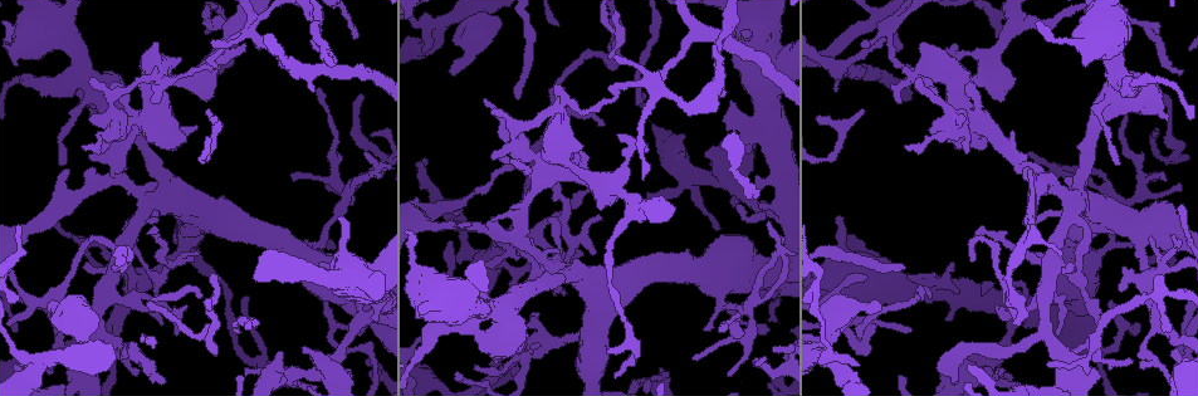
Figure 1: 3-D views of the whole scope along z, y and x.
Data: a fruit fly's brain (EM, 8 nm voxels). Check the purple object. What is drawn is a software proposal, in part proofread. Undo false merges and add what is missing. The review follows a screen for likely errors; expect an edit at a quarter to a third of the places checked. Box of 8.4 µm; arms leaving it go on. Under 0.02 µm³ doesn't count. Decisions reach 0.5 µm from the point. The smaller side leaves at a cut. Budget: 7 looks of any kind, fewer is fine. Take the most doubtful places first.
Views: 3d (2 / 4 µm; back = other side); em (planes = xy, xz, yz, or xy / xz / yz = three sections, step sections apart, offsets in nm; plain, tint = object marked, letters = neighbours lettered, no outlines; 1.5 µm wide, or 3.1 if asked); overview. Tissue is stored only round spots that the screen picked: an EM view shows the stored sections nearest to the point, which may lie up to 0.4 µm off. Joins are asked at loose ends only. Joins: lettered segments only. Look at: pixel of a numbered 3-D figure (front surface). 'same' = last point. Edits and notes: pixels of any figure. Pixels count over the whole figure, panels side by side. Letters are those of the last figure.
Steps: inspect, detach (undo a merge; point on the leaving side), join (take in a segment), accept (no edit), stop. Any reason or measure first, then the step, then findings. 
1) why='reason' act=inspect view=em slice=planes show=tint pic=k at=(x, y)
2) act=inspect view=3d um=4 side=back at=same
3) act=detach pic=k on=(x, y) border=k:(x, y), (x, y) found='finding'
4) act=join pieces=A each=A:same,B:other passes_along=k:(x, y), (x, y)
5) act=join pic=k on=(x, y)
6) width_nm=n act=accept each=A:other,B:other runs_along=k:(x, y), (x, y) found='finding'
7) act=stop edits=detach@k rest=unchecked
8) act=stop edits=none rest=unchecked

act=inspect view=em slice=xy step=8 show=plain pic=1 at=(600, 216)

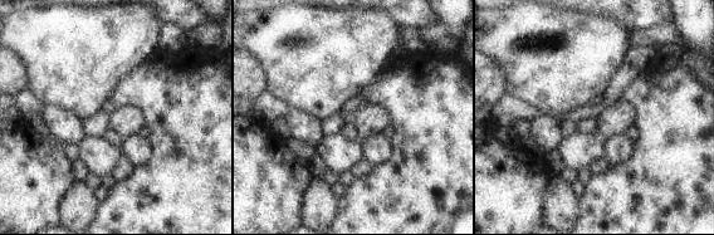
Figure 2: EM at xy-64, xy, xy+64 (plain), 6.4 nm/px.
act=inspect view=em slice=xy step=8 show=letters at=same

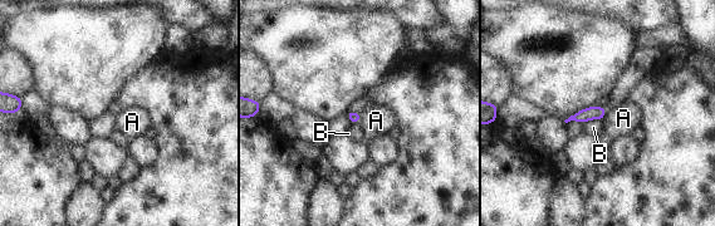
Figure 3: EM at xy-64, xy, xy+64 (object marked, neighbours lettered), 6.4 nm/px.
longest_contact=B:130nm act=accept each=A:other,B:other found='no lettered segment goes on from it'

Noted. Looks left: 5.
why='branch stops here' act=inspect view=em slice=planes show=letters pic=1 at=(1117, 163)

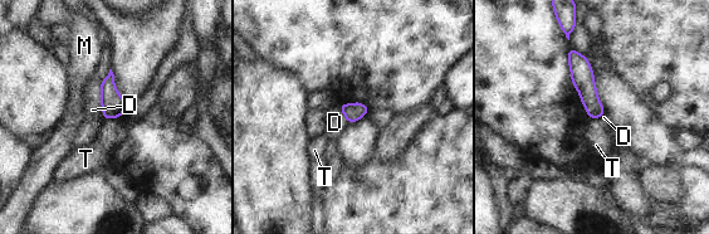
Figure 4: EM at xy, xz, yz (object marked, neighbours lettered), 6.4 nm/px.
act=accept each=D:other,M:other,T:other found='none of them fits'

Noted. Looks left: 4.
why='branch stops here' act=inspect view=3d um=4 pic=1 at=(174, 335)

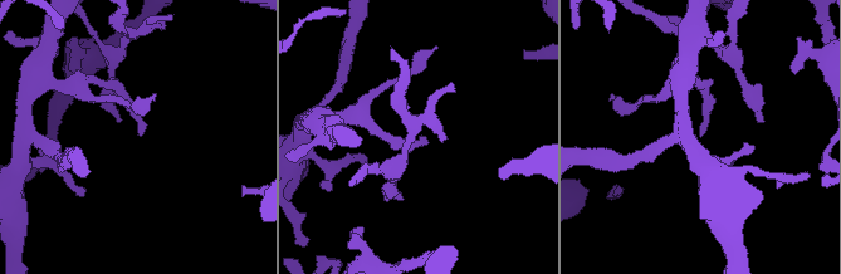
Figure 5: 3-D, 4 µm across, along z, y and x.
act=inspect view=em slice=xz step=4 show=letters pic=5 at=(700, 134)

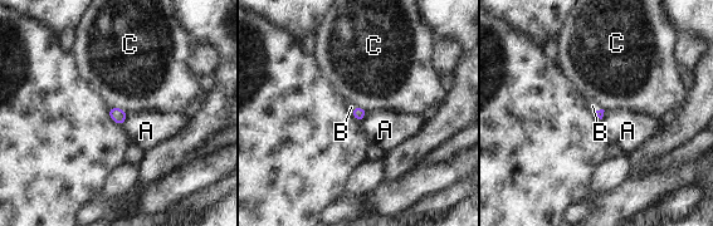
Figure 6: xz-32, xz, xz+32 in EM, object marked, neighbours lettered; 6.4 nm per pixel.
act=inspect view=em slice=planes show=letters at=same

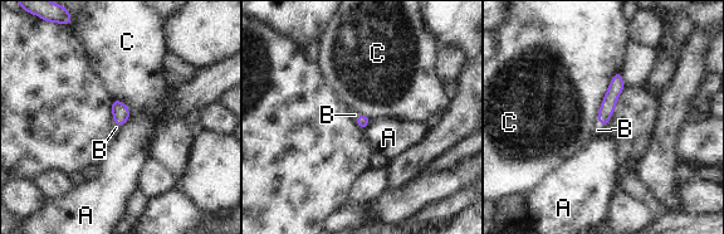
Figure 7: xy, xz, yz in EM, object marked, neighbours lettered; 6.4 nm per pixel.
act=join pieces=B each=A:other,B:same,C:other passes_along=7:(616, 87), (600, 122), (597, 130) found='the cell continues'

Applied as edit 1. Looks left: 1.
act=stop edits=join@7 rest=unchecked

